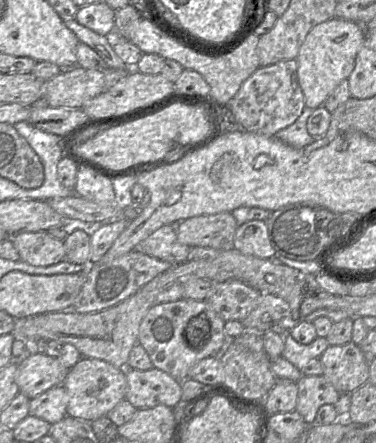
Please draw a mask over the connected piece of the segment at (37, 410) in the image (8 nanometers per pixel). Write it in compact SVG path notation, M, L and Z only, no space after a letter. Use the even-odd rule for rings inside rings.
M63 385L52 387L31 399L29 415L50 424L61 421L67 415L67 392Z

